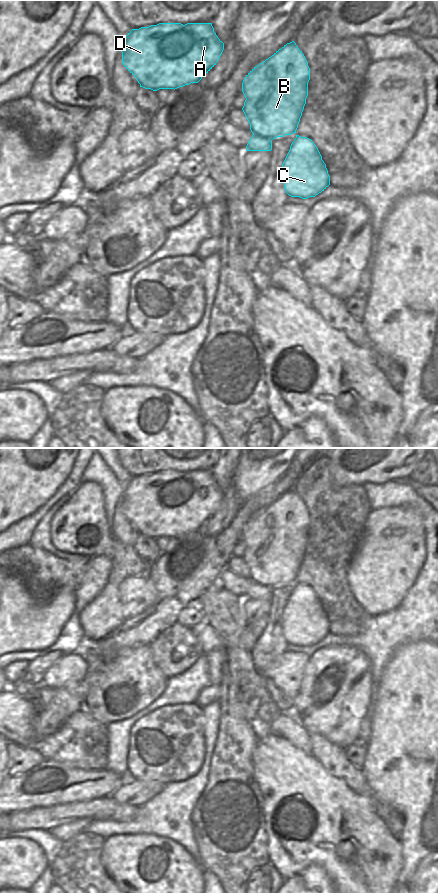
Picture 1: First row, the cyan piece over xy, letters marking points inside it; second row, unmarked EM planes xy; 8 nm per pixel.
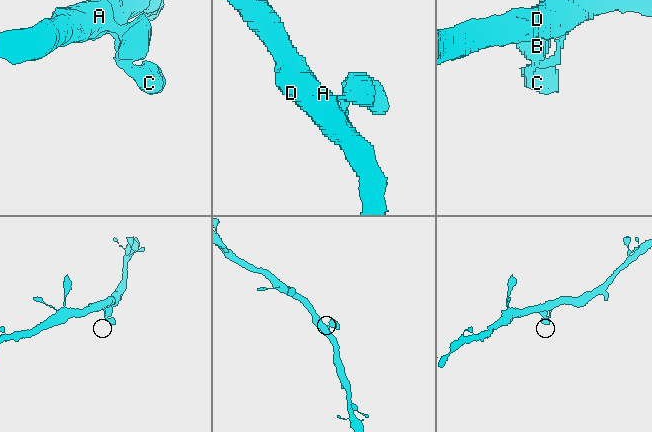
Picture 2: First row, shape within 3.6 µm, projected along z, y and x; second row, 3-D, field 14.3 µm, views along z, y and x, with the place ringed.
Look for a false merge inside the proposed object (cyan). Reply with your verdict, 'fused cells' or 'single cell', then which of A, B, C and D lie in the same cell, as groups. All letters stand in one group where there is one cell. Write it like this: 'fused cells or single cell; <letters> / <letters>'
single cell; A B C D

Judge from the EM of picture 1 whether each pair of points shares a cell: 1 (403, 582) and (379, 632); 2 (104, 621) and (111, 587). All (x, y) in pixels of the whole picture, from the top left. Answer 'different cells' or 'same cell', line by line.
1: different cells
2: same cell

